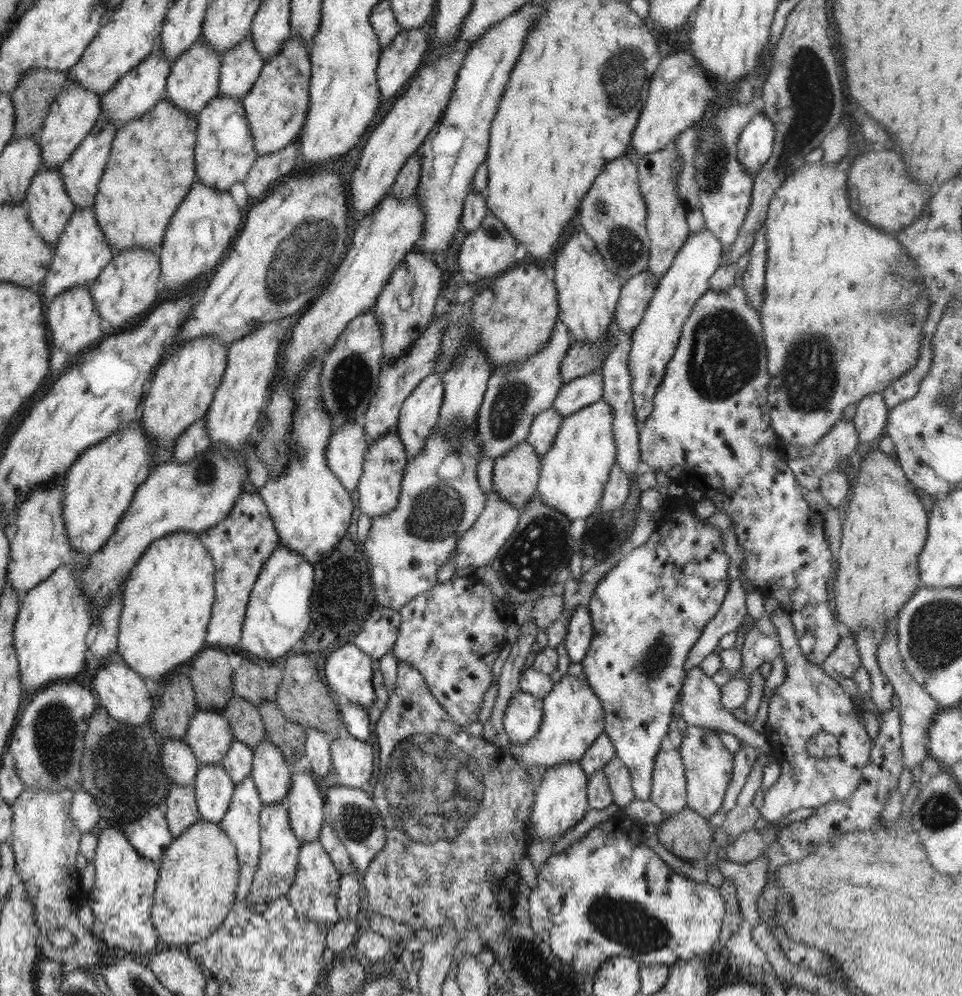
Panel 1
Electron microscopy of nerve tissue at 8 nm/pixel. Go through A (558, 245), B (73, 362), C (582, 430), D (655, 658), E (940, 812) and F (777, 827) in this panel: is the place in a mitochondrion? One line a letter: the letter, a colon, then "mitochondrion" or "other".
A: other
B: other
C: other
D: mitochondrion
E: mitochondrion
F: other

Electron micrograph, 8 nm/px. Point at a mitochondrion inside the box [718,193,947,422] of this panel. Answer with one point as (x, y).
(810, 373)

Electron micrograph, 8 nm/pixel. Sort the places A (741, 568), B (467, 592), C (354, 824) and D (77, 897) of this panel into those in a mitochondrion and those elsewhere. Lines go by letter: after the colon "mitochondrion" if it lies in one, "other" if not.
A: other
B: other
C: mitochondrion
D: other

